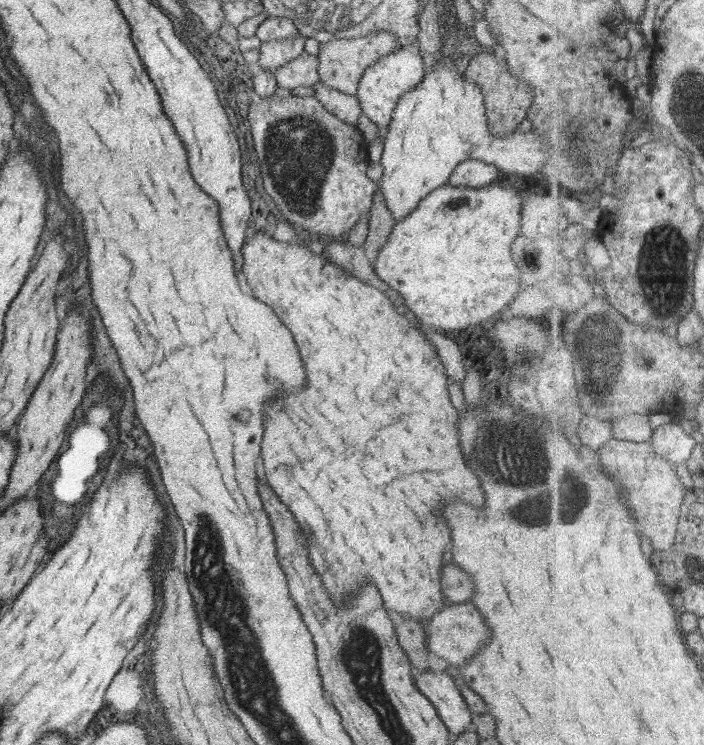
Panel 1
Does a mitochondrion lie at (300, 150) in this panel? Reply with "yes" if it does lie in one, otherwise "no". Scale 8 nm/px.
yes

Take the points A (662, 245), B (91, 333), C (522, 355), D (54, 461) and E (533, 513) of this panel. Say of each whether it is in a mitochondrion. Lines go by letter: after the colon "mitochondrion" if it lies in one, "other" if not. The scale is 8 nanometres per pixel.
A: mitochondrion
B: other
C: mitochondrion
D: other
E: mitochondrion

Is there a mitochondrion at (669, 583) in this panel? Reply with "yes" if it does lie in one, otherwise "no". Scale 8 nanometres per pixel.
no

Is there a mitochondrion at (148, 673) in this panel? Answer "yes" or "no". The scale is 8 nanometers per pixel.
no

